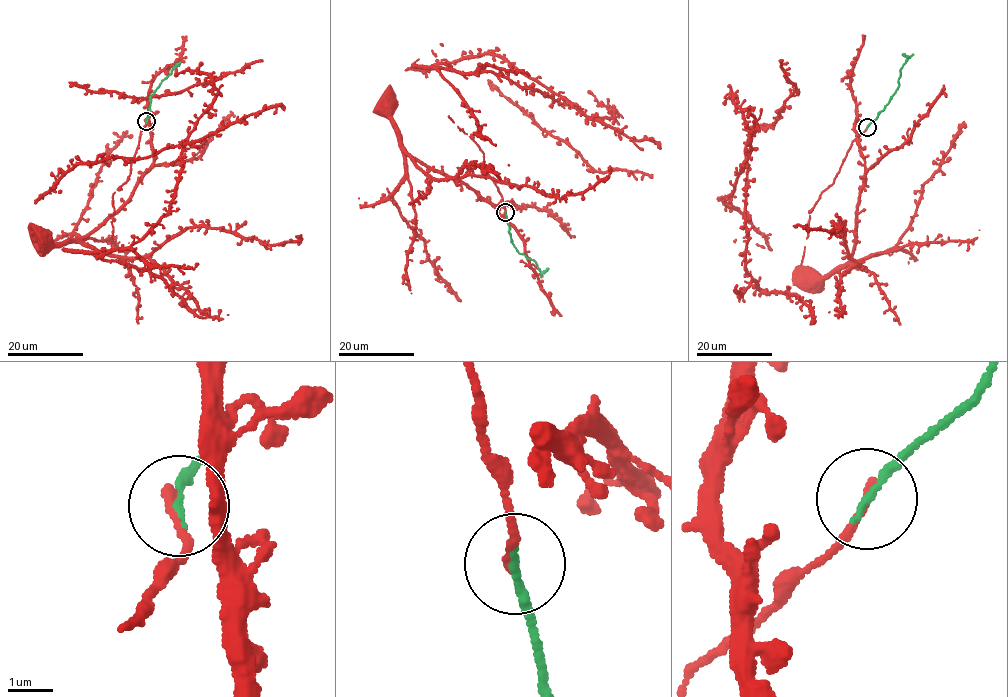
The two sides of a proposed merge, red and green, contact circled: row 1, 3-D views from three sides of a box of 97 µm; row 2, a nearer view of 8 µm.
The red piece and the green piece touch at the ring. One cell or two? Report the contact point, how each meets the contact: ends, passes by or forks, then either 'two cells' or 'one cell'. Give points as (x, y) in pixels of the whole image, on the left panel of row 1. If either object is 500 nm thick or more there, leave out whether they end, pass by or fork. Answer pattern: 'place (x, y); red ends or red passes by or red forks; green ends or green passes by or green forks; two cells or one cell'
place (146, 121); red ends; green ends; one cell

